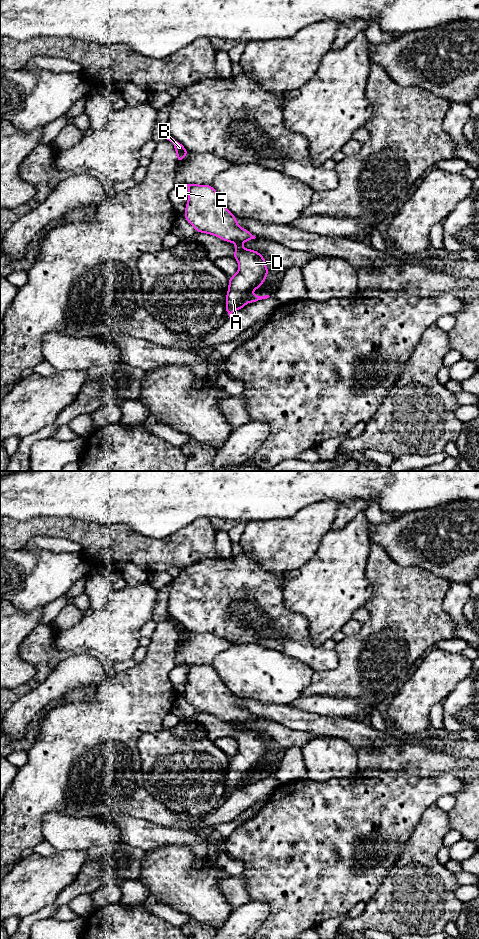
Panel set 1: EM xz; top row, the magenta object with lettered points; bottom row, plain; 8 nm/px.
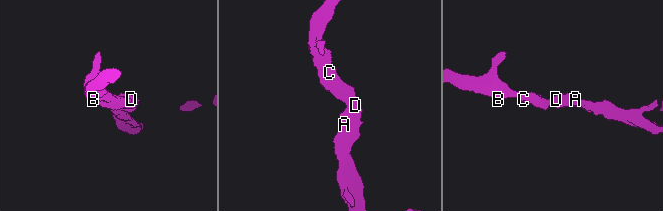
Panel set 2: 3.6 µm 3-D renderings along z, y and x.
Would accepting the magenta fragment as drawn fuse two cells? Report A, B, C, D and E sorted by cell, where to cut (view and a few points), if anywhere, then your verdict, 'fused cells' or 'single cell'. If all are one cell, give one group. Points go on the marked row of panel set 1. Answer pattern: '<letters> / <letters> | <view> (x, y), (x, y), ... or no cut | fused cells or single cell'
A B C D E | no cut | single cell

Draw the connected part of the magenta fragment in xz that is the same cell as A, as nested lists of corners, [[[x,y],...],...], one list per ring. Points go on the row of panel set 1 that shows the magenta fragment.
[[[184,185],[189,189],[188,202],[184,214],[188,223],[195,228],[196,232],[211,234],[224,241],[233,242],[236,245],[233,257],[239,263],[239,270],[234,276],[229,278],[225,312],[230,317],[235,310],[245,307],[247,302],[254,303],[269,298],[269,295],[258,296],[250,294],[252,290],[256,290],[262,285],[269,273],[265,264],[265,258],[259,252],[241,247],[243,242],[255,239],[256,237],[238,225],[236,217],[229,212],[219,198],[217,191],[211,185]]]

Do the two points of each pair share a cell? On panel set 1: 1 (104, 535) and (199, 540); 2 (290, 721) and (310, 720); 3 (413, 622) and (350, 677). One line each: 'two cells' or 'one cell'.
1: one cell
2: one cell
3: one cell

